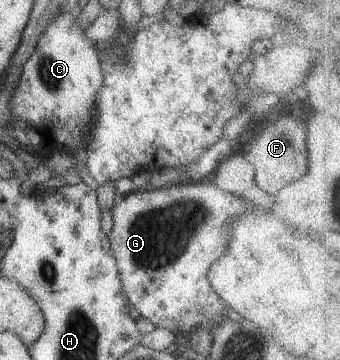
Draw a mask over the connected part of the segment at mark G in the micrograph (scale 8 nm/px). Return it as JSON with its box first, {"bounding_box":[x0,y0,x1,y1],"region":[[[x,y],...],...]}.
{"bounding_box":[107,178,250,335],"region":[[[197,178],[168,188],[132,190],[117,199],[111,208],[113,225],[107,237],[122,292],[139,316],[175,335],[189,334],[192,330],[211,333],[226,320],[226,304],[210,290],[206,270],[226,248],[230,218],[248,212],[250,204]]]}

